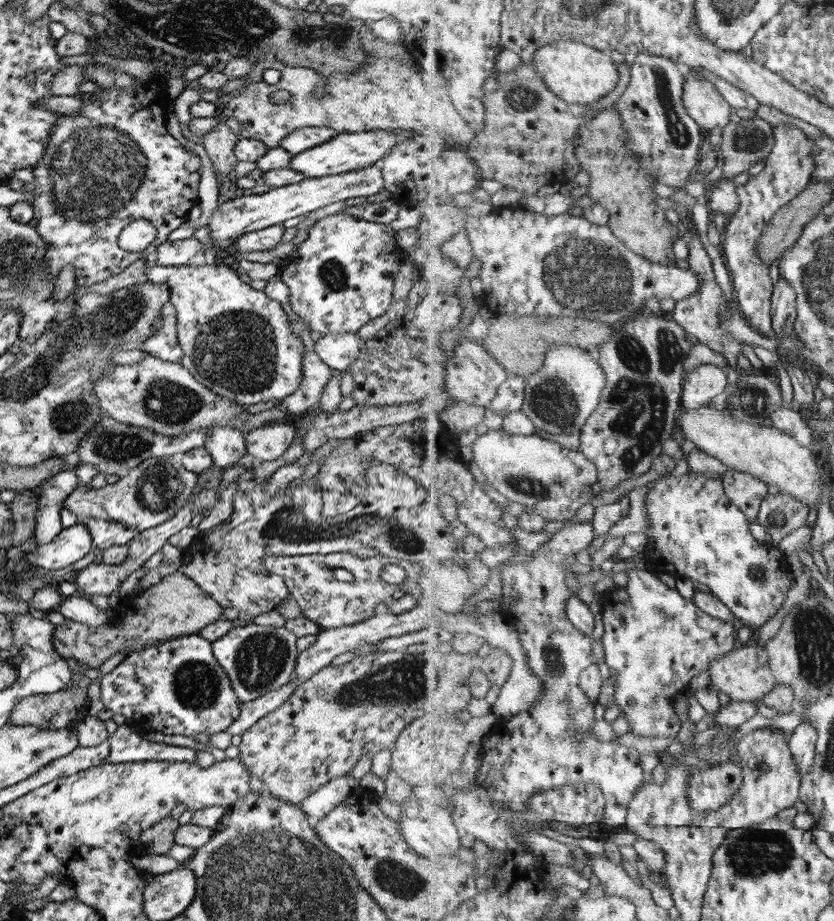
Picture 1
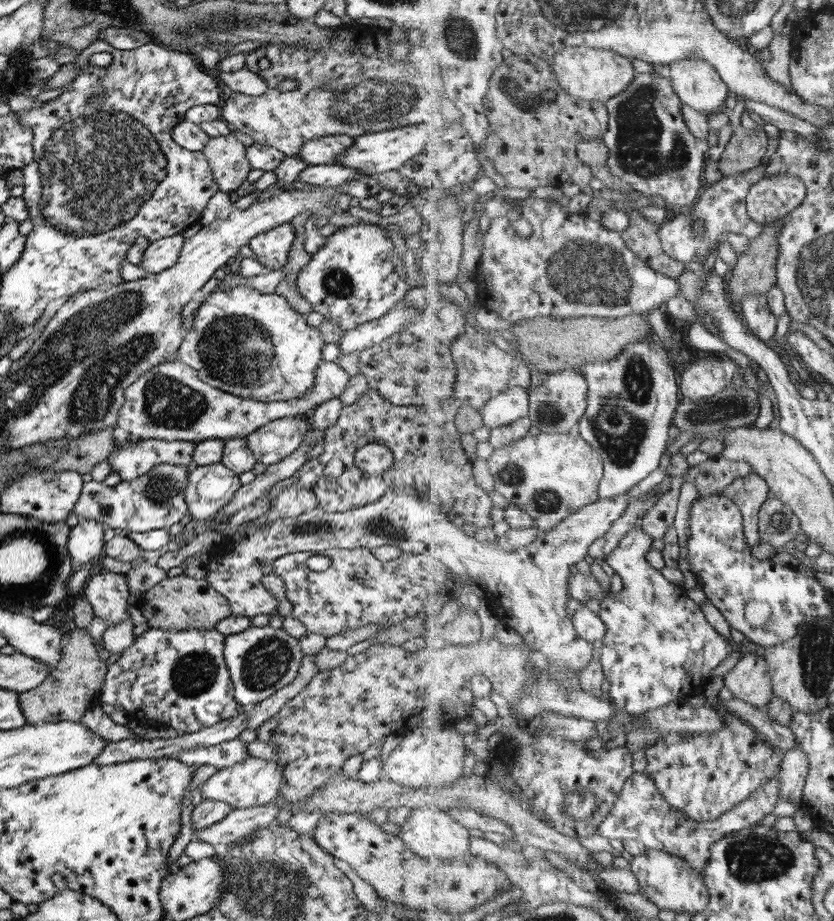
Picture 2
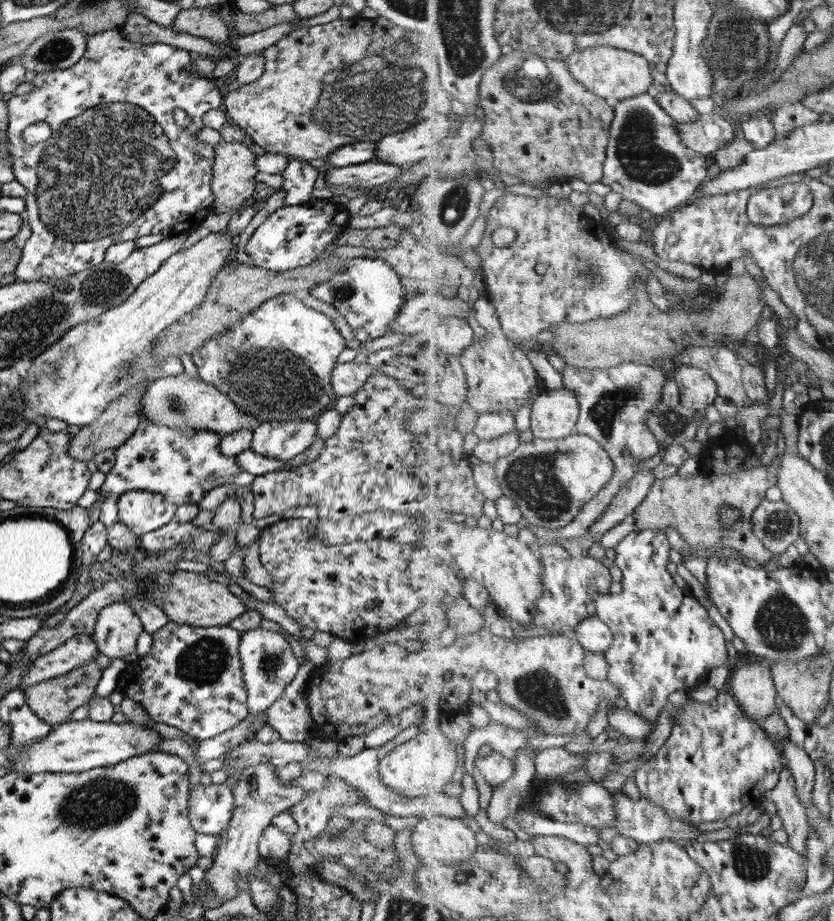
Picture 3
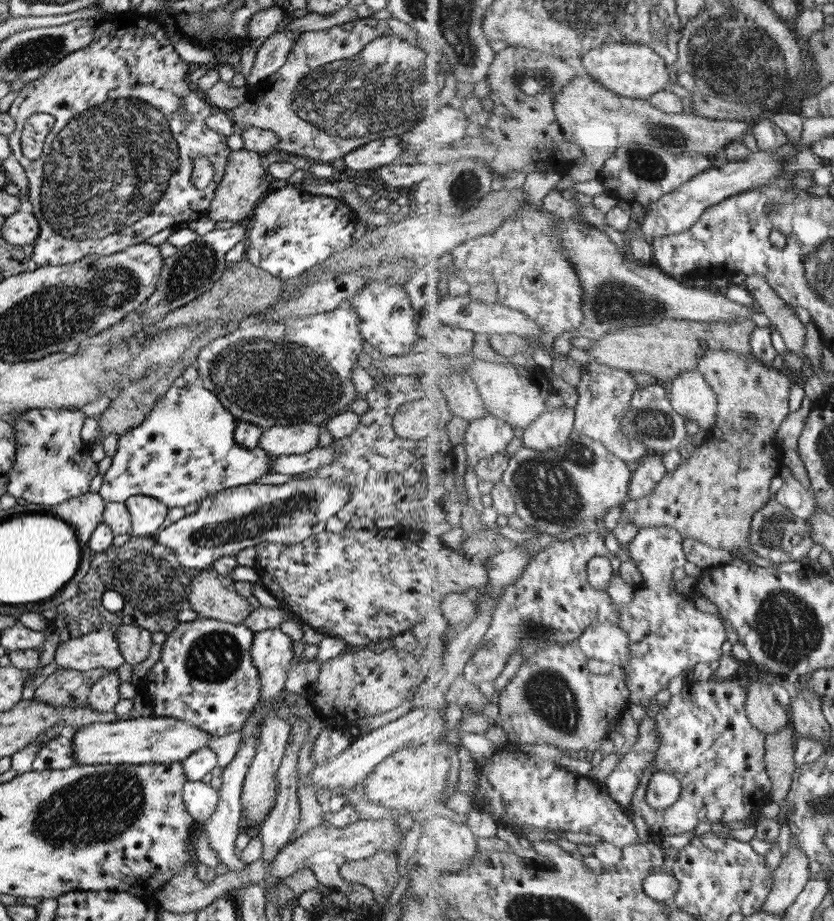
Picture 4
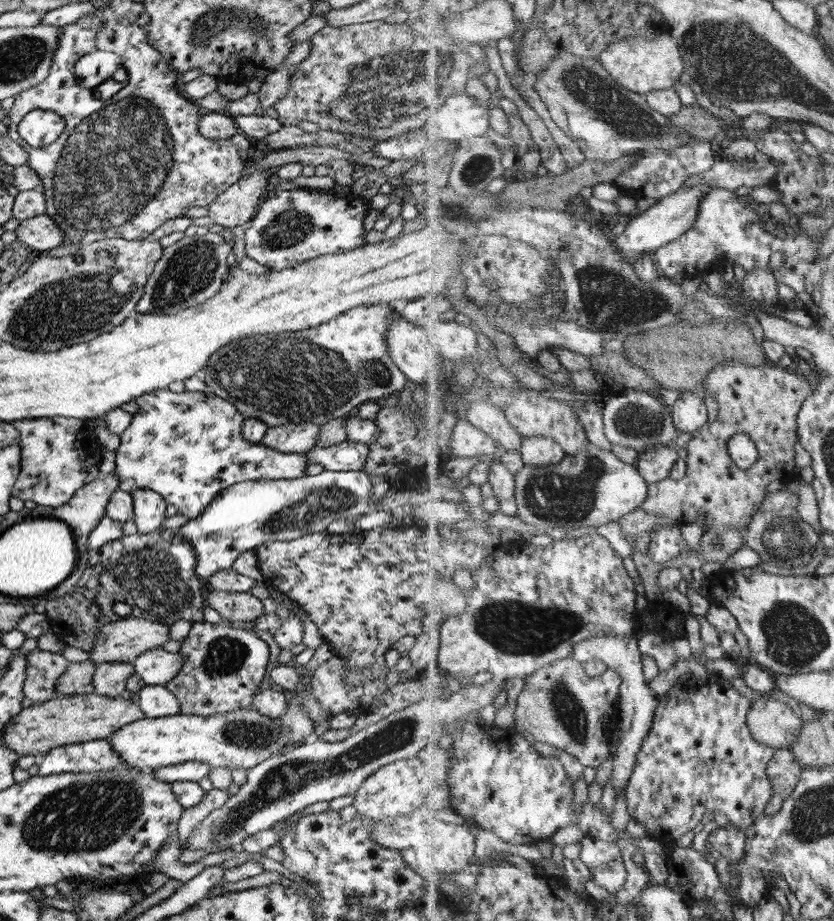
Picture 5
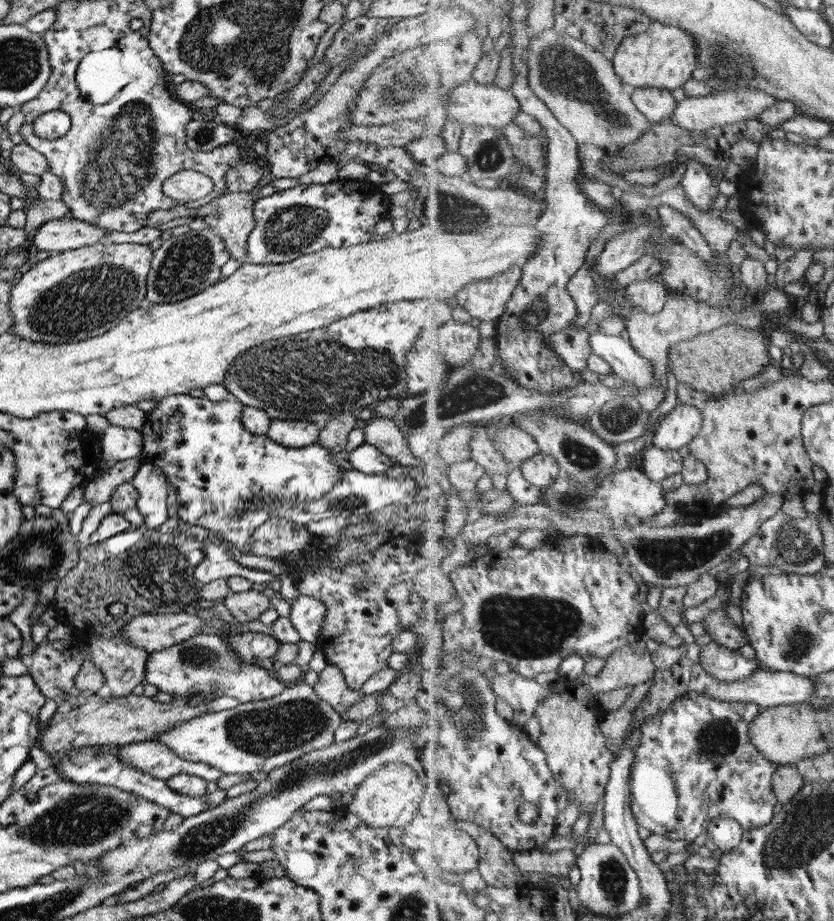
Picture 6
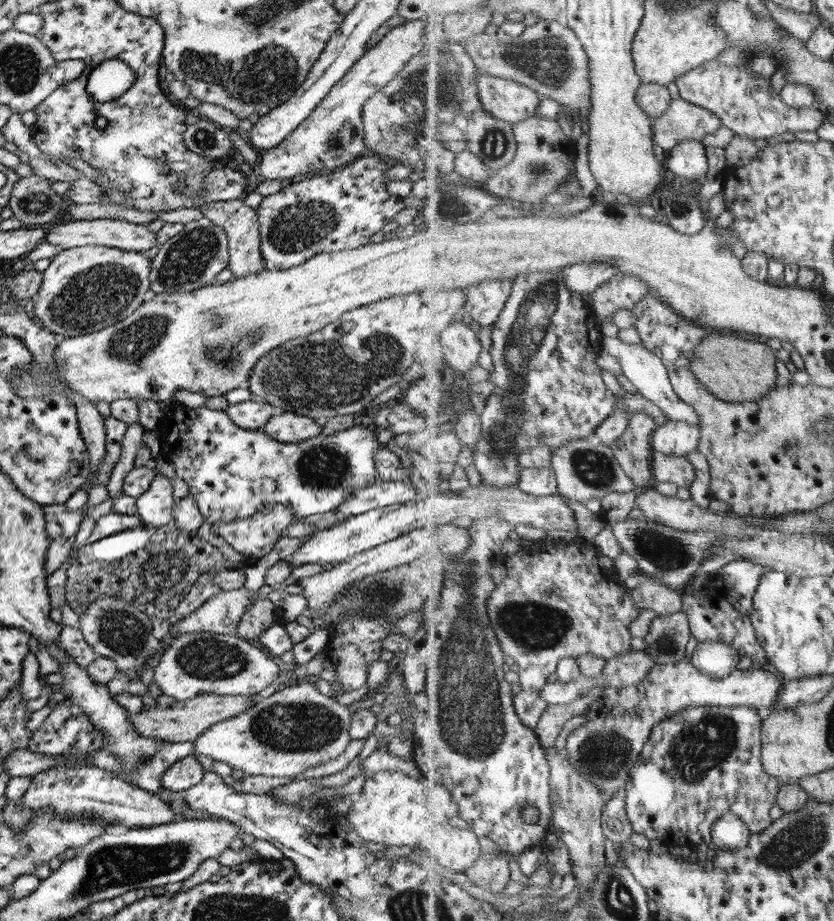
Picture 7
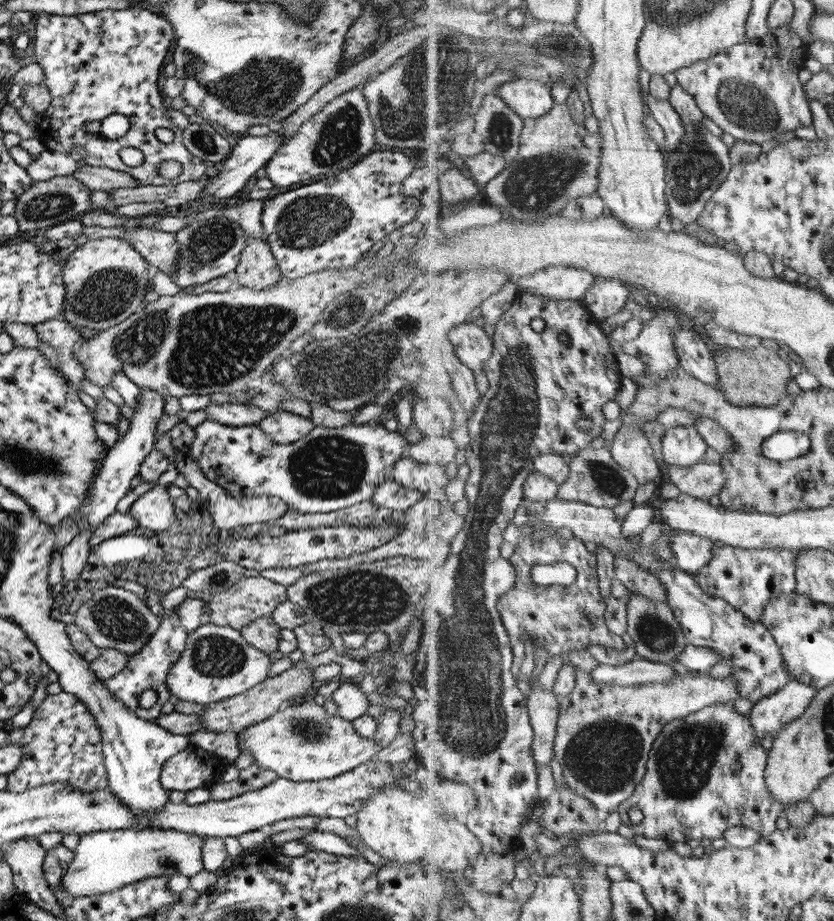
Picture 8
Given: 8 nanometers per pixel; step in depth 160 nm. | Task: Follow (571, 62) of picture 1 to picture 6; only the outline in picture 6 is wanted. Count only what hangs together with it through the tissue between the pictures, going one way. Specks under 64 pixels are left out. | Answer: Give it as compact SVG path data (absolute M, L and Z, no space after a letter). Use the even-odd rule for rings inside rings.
M652 21L651 26L635 37L627 37L612 52L611 61L623 83L634 88L662 88L677 90L691 79L691 74L698 66L696 38L681 28L658 24Z

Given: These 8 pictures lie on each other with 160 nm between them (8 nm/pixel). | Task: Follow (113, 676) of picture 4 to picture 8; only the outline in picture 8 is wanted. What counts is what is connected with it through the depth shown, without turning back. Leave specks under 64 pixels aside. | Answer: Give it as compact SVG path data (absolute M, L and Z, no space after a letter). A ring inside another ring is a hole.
M105 587L92 593L91 598L86 600L74 613L72 622L87 638L100 650L112 648L122 654L131 656L139 652L151 634L160 623L158 615L154 615L146 607L144 601L134 593L121 587Z

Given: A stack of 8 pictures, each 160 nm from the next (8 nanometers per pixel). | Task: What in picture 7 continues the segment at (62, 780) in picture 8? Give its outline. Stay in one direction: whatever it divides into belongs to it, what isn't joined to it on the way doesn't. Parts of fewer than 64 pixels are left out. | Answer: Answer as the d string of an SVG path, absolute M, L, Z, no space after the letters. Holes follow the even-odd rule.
M64 699L63 702L54 704L51 713L43 720L41 726L29 736L27 749L39 756L63 756L67 763L59 768L89 768L89 758L103 746L102 736L92 732L90 722L80 715L79 709Z

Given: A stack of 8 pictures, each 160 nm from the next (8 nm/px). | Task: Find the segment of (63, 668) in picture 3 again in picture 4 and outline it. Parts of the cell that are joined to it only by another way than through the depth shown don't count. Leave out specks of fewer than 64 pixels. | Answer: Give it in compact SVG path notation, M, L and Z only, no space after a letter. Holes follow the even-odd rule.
M102 622L99 629L83 636L59 642L53 654L58 668L89 671L94 668L116 669L124 663L114 638L113 623Z

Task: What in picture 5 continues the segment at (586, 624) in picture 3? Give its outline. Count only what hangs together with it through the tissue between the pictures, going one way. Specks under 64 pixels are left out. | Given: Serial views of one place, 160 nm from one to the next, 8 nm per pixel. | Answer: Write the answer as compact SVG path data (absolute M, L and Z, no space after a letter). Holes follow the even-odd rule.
M635 633L634 635L625 636L606 636L606 637L593 637L590 639L582 640L578 642L577 646L574 648L574 656L581 662L586 663L594 659L604 660L608 664L608 668L614 668L619 671L623 678L623 686L621 686L622 692L620 693L620 720L617 727L620 728L620 742L617 742L617 746L613 748L613 762L611 763L613 769L613 775L611 777L611 783L614 786L614 791L616 792L615 798L621 796L619 792L624 789L625 800L627 801L626 788L628 782L630 781L631 775L635 772L635 764L639 762L639 752L641 750L641 744L649 732L652 732L654 717L660 704L660 698L645 684L645 676L643 674L643 664L646 662L646 657L644 657L641 652L639 652L639 640L641 640L641 635Z

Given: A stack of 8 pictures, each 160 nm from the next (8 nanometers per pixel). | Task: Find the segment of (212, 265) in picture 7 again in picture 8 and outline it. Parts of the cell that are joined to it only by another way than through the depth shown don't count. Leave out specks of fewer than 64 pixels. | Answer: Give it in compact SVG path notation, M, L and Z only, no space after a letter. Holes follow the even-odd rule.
M211 218L211 220L197 220L187 228L181 228L174 233L175 243L179 247L177 252L177 272L172 278L173 284L180 290L188 291L195 285L206 283L217 277L223 277L228 272L234 271L239 260L241 250L245 248L245 233L239 225L231 223L225 218Z

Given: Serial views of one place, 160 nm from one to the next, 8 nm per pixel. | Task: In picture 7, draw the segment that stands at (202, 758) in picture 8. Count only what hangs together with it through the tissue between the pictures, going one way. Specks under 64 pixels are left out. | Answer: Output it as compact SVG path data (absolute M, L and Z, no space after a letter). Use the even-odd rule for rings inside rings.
M187 756L177 762L173 762L160 778L160 786L170 791L187 790L195 786L204 775L197 758Z

